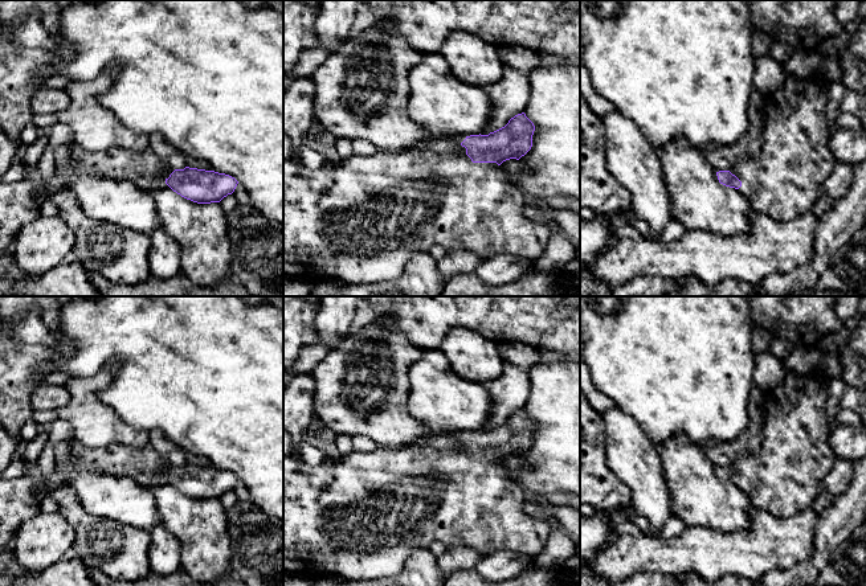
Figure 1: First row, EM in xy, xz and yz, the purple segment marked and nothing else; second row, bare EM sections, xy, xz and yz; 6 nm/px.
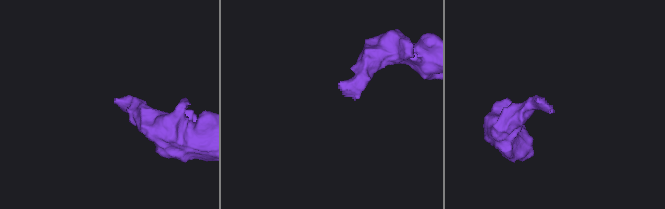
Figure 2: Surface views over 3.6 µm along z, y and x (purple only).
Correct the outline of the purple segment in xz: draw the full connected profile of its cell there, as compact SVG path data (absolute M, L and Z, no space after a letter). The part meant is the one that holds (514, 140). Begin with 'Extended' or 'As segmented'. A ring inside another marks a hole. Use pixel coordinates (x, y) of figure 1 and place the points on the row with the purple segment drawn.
Extended. M522 112L511 118L505 127L489 135L479 134L466 138L434 138L428 135L425 146L421 148L410 147L397 152L379 152L371 156L352 153L347 159L334 163L331 172L298 167L293 159L283 159L283 275L297 275L311 283L326 278L339 279L344 284L392 282L403 275L408 261L416 251L428 251L434 245L440 245L448 251L461 249L470 250L482 258L512 255L535 262L544 253L552 228L543 222L531 221L523 216L522 209L530 200L499 167L506 160L519 160L531 149L534 131L534 123Z

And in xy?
Extended. M69 143L70 156L81 177L128 181L152 193L171 188L181 197L197 204L220 202L232 194L238 181L225 173L185 167L173 169L148 147L143 152L110 148L89 152Z

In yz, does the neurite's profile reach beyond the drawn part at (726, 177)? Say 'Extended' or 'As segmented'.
Extended

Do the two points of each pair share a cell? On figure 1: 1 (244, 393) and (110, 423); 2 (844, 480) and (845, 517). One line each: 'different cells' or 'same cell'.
1: different cells
2: different cells

